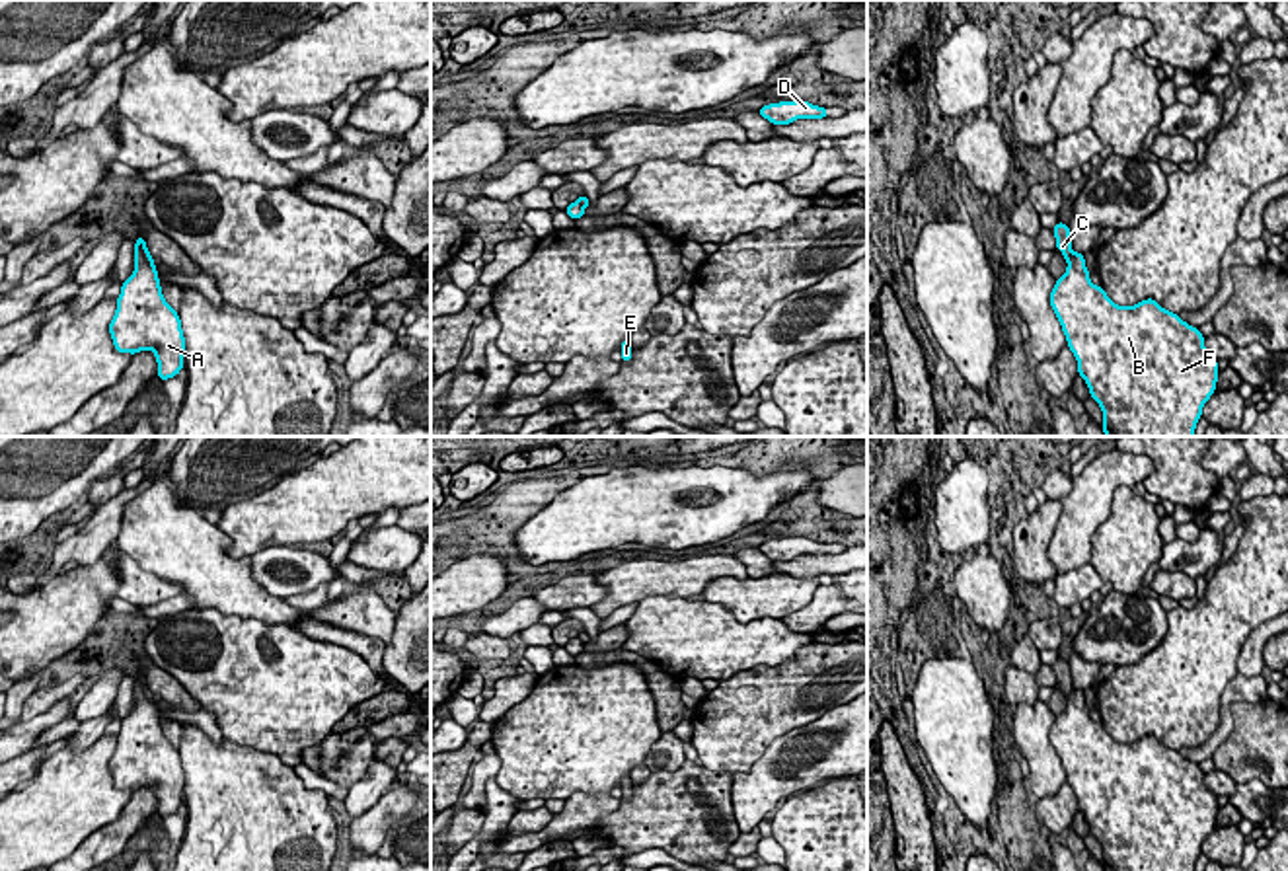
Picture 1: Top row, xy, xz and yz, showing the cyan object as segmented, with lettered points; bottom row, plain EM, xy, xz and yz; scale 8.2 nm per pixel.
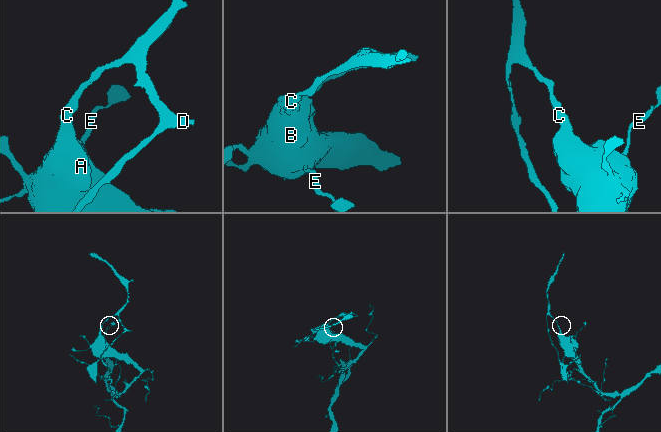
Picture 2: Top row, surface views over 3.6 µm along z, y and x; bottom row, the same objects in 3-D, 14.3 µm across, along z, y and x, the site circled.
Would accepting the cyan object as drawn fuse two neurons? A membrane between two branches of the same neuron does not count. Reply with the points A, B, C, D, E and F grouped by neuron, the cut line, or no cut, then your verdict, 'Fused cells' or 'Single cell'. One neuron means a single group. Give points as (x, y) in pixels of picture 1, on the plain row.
Groups: A B E F / C D. Split along yz (1072, 688), (1066, 696). Fused cells

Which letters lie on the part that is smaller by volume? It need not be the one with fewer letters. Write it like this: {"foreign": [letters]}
{"foreign": ["C", "D"]}

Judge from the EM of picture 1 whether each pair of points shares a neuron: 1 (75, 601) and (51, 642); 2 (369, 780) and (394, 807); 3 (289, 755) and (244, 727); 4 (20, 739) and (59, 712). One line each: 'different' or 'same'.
1: same
2: different
3: same
4: same

